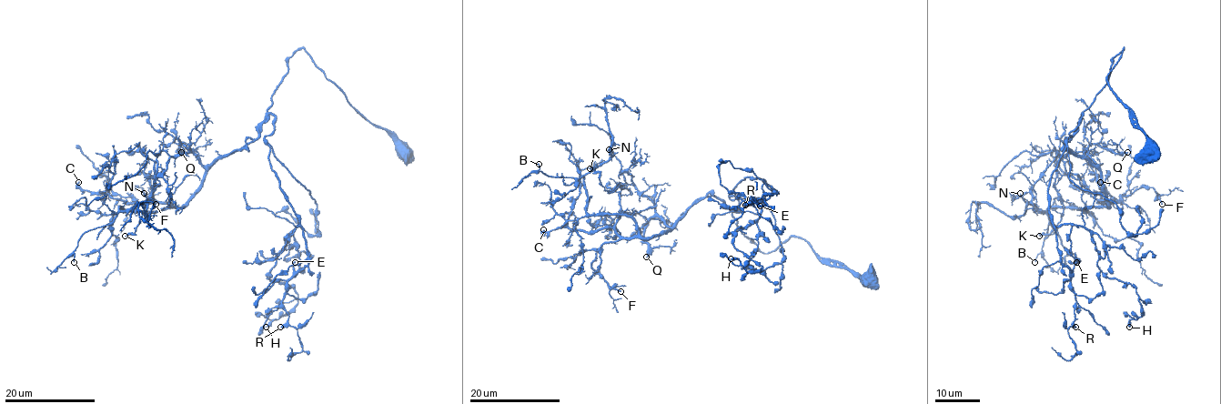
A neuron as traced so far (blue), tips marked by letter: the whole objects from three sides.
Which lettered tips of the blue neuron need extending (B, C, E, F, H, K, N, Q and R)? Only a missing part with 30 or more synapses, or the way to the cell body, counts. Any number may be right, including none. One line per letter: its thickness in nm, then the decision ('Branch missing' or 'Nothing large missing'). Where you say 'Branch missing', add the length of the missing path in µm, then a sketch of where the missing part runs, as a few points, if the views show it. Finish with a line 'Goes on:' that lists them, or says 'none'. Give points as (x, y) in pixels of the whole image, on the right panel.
B: Thickness 150 nm. Nothing large missing
C: Thickness 240 nm. Nothing large missing
E: Thickness 140 nm. Nothing large missing
F: Thickness 180 nm. Nothing large missing
H: Thickness 340 nm. Nothing large missing
K: Thickness 130 nm. Nothing large missing
N: Thickness 110 nm. Nothing large missing
Q: Thickness 440 nm. Branch missing. Missing length about 60 µm. Course of what is missing: (1127, 152), (1168, 140), (1187, 165), (1196, 163), (1218, 137)
R: Thickness 440 nm. Nothing large missing
Goes on: Q

